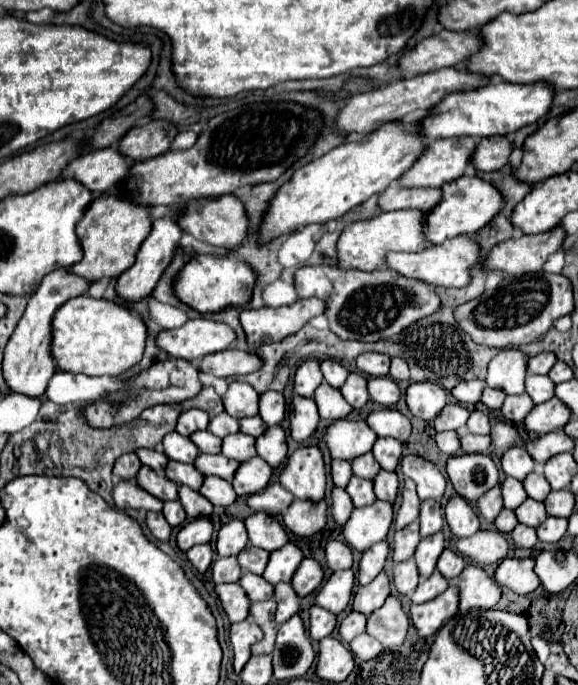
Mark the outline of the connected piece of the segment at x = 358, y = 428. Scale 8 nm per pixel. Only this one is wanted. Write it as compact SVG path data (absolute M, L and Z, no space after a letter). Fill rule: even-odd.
M341 419L341 421L335 421L325 431L325 441L333 459L341 457L341 459L353 461L361 453L371 451L373 443L377 441L377 435L373 429L369 429L365 421Z

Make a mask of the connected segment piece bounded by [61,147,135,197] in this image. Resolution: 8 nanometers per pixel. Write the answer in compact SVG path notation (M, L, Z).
M113 147L95 149L87 151L85 157L73 161L73 165L69 165L69 169L65 169L61 177L75 177L97 197L123 183L129 175L131 163L135 161L127 161L127 157Z

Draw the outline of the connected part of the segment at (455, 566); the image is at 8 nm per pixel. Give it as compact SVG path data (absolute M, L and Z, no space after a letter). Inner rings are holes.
M445 549L437 561L437 569L445 579L457 577L463 571L463 567L465 567L465 559L453 549Z

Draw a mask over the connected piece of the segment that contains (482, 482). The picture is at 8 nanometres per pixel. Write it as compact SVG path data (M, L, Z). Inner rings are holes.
M463 453L449 457L447 475L455 491L469 503L475 503L483 493L487 493L499 483L497 465L489 455L481 453Z

